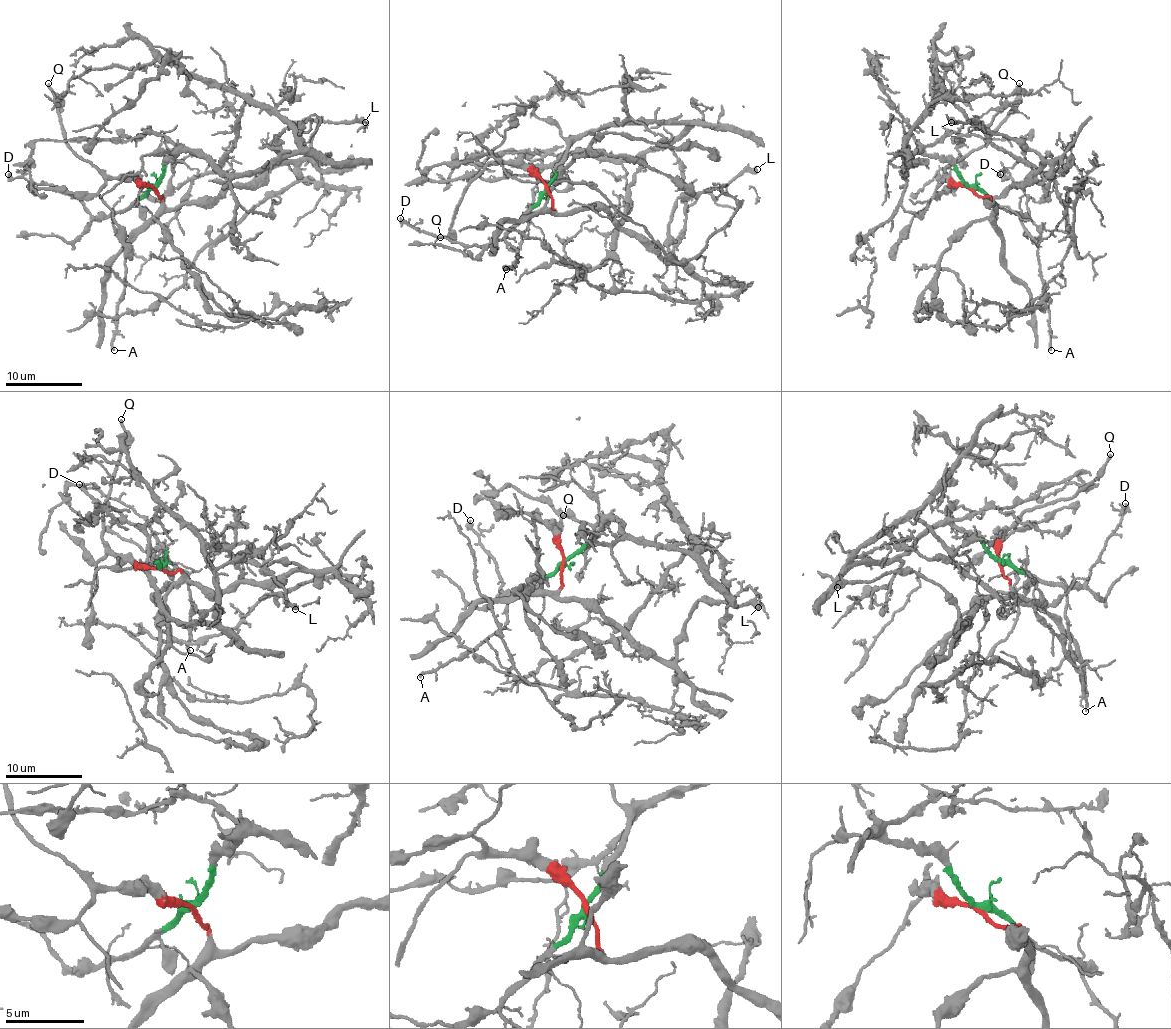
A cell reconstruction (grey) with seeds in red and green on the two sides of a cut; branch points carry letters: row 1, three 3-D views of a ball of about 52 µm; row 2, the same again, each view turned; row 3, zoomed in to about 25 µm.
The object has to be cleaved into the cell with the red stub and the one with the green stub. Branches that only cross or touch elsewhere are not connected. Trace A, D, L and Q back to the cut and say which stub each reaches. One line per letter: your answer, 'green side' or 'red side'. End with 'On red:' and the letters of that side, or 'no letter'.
A: green side
D: green side
L: red side
Q: red side
On red: L, Q

